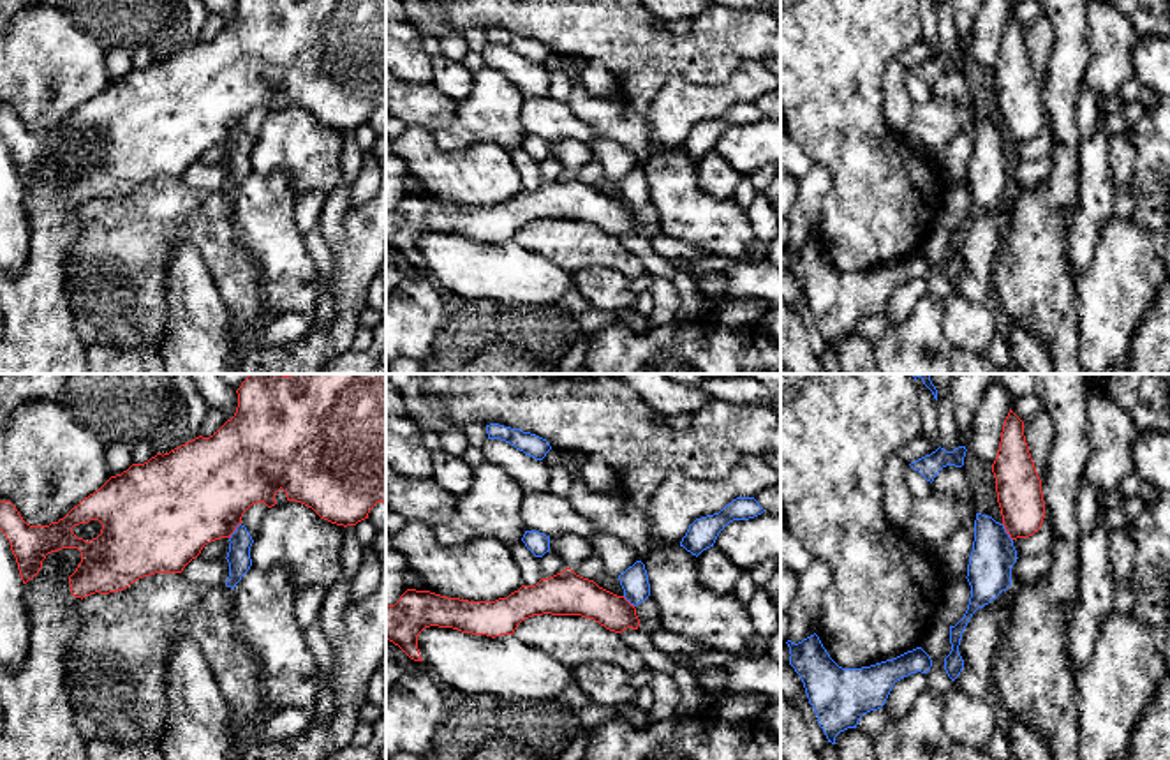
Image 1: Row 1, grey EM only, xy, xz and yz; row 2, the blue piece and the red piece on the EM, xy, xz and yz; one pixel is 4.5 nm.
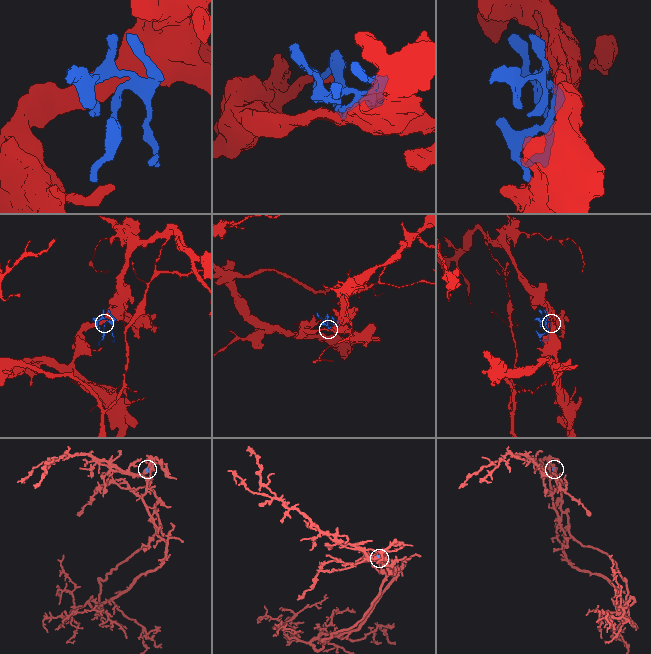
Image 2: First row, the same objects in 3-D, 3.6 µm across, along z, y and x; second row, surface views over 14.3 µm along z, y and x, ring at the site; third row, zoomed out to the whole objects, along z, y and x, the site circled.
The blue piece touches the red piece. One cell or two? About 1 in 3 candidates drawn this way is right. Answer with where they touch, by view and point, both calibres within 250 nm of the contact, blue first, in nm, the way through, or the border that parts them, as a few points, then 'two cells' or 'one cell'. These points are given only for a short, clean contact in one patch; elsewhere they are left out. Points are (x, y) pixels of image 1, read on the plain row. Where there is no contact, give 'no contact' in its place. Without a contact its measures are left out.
meets blue in yz at (1007, 138); 200 nm thick on the blue side, 200 nm on the other; border along yz (1001, 129), (1012, 145); two cells

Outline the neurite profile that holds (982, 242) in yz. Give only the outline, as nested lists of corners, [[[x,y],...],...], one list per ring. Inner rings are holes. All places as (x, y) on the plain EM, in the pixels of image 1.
[[[1003,196],[969,224],[959,250],[964,265],[960,280],[953,293],[962,294],[973,303],[985,305],[994,284],[994,266],[1003,247],[1003,231],[1008,224],[1008,196]]]

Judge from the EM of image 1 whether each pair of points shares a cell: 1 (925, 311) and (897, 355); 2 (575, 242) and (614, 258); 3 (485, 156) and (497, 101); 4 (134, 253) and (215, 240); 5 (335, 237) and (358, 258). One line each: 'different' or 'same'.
1: same
2: same
3: different
4: same
5: different

